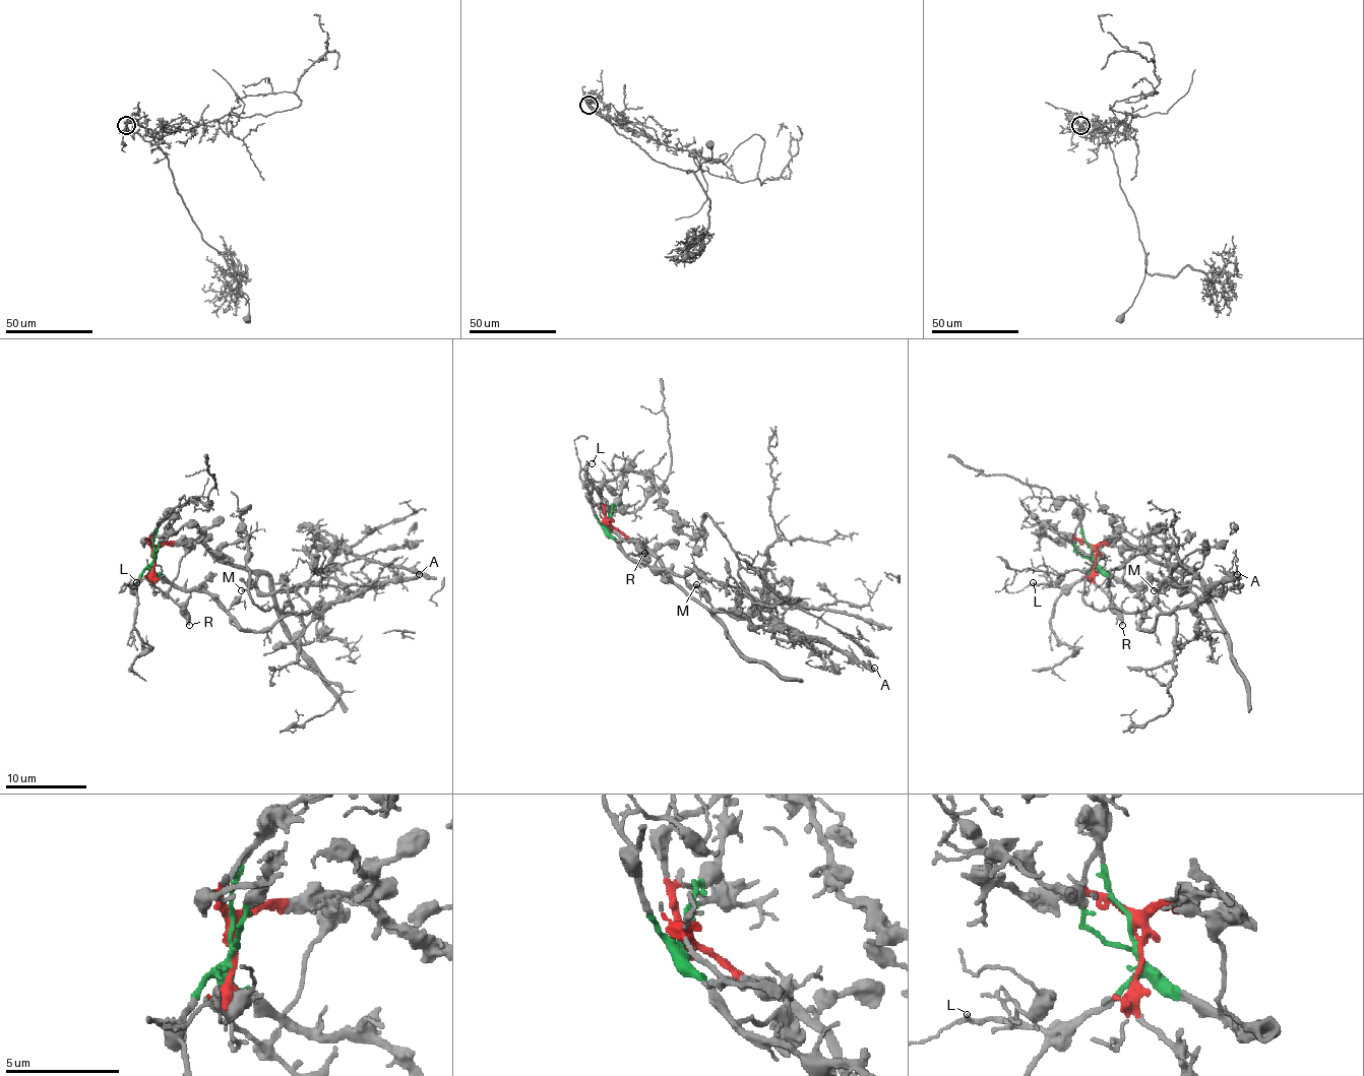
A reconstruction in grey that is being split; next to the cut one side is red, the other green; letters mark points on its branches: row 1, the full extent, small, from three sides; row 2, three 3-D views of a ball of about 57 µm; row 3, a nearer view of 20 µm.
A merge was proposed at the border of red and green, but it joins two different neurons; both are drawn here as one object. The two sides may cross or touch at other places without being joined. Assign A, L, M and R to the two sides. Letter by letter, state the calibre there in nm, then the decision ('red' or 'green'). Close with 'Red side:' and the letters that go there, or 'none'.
A: 360 nm | green
L: 140 nm | green
M: 170 nm | red
R: 200 nm | red
Red side: M, R

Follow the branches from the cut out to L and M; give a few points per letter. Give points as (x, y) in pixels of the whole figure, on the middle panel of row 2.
L: (608, 522), (600, 522), (587, 500), (579, 471), (592, 463)
M: (606, 524), (642, 545), (675, 583), (710, 612), (708, 595), (696, 583)

